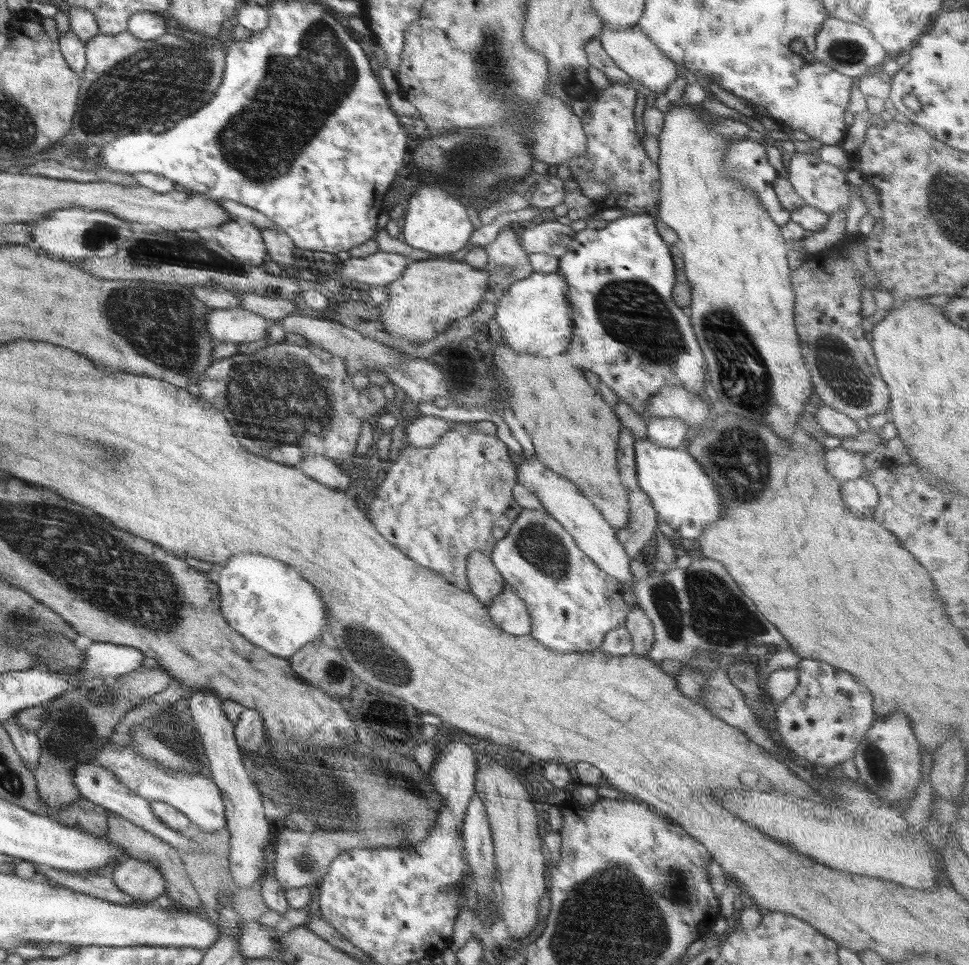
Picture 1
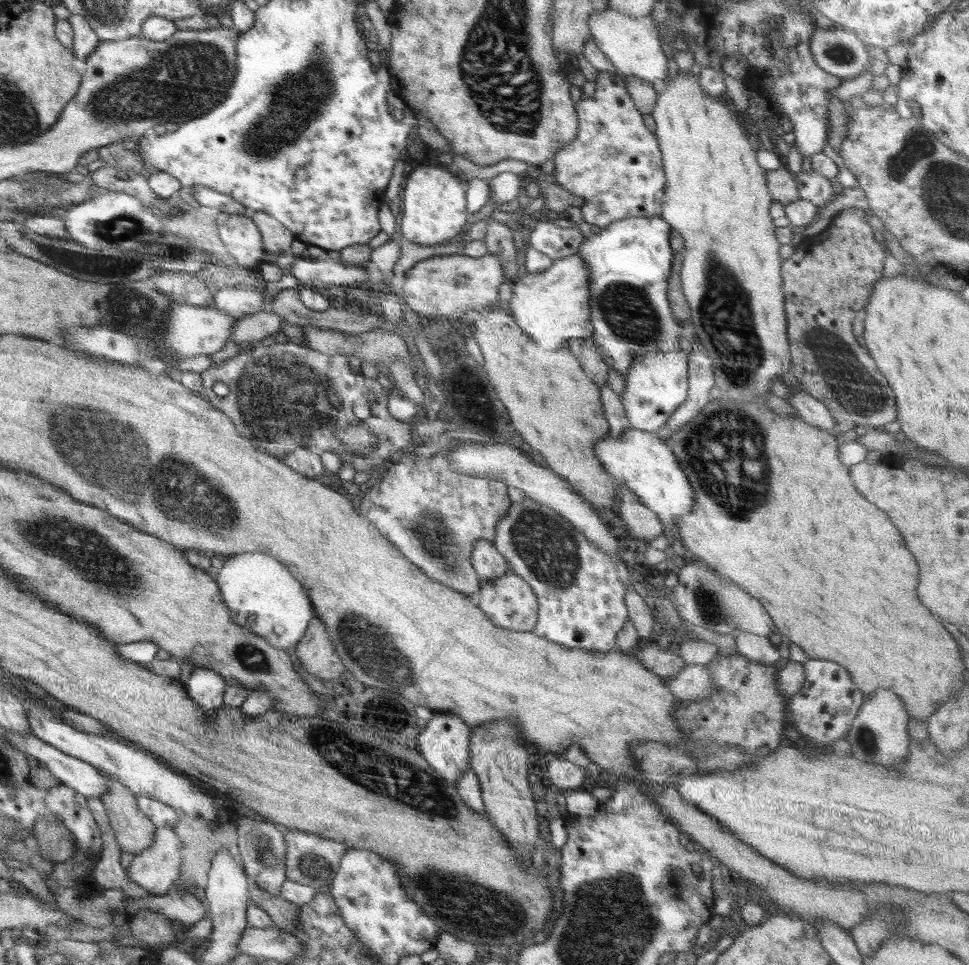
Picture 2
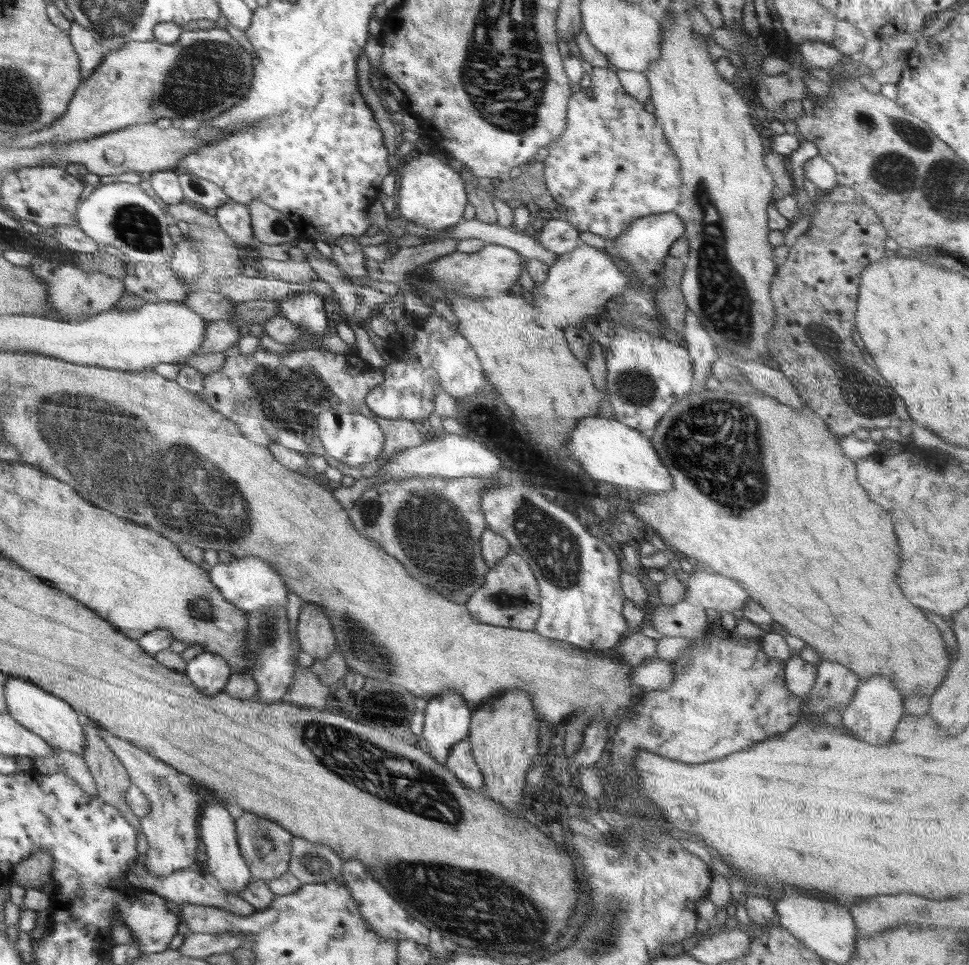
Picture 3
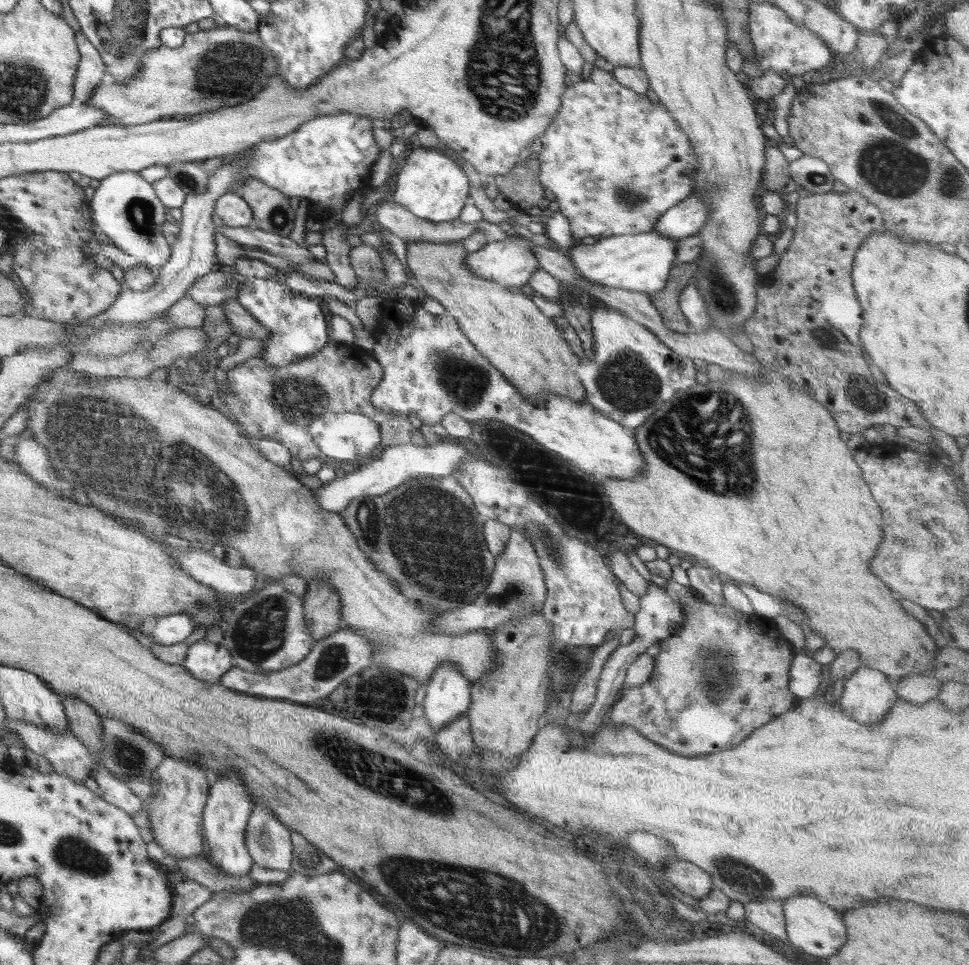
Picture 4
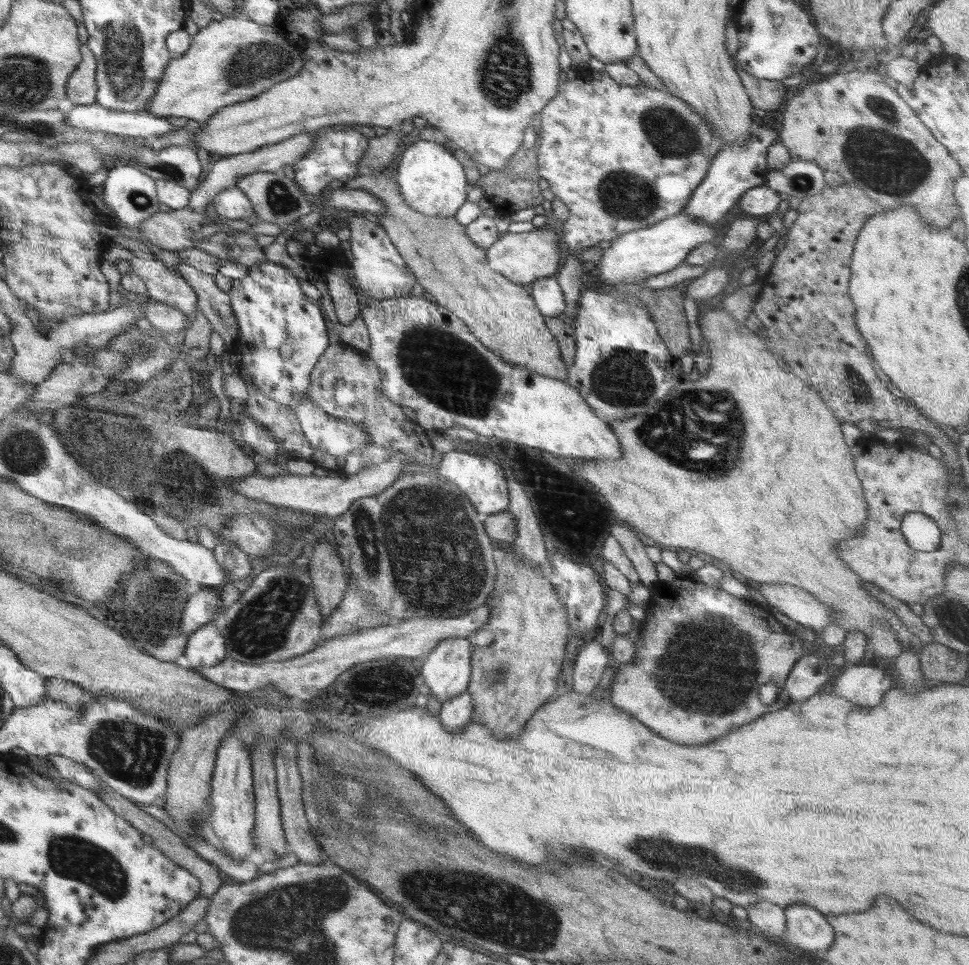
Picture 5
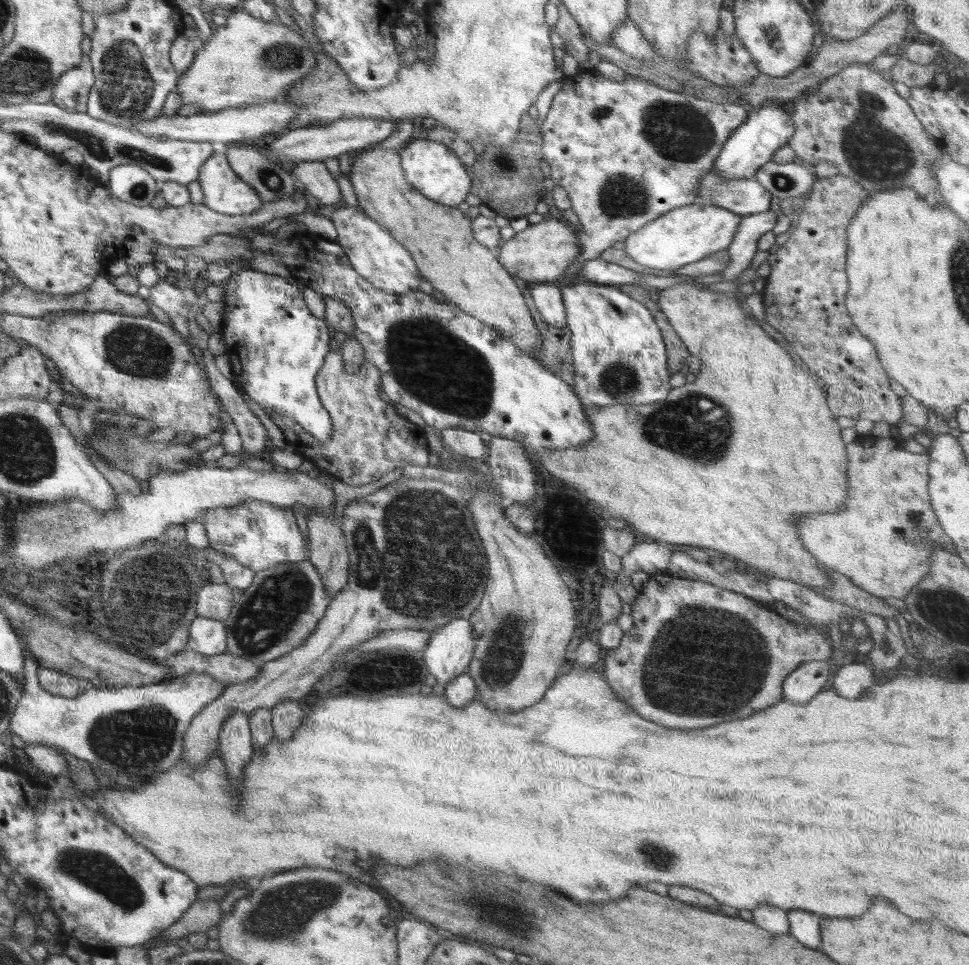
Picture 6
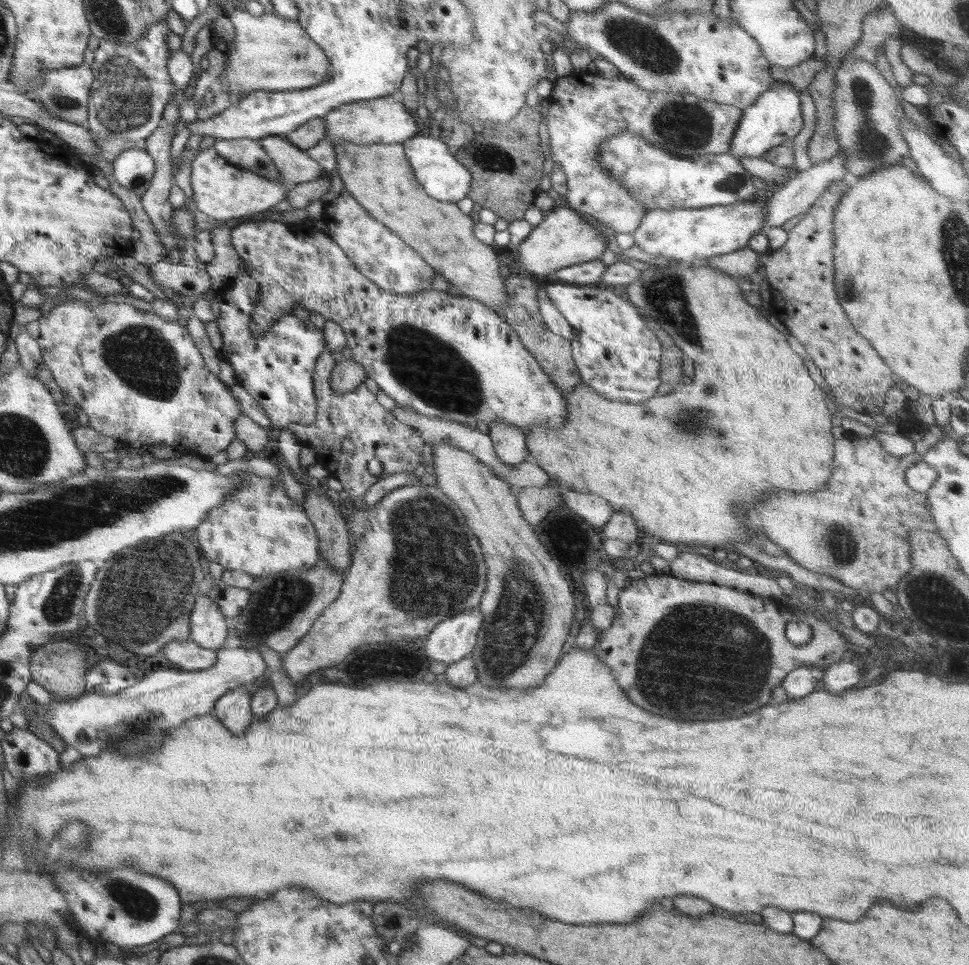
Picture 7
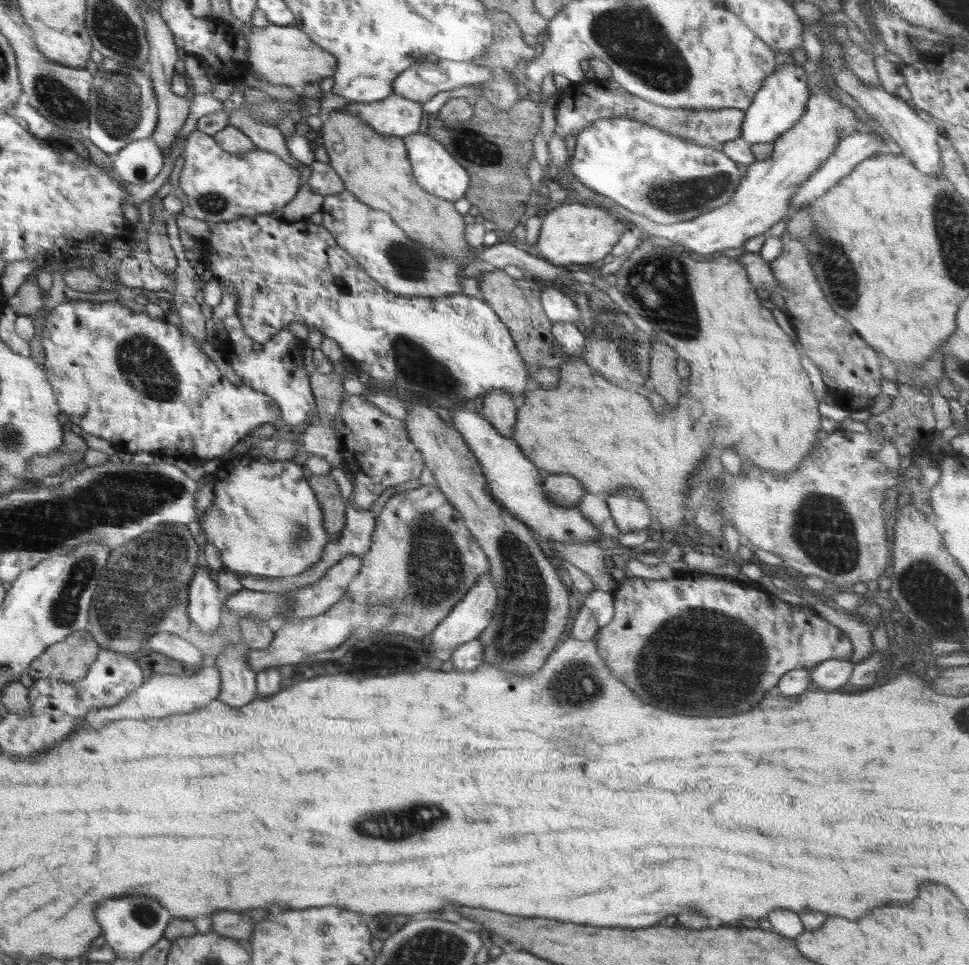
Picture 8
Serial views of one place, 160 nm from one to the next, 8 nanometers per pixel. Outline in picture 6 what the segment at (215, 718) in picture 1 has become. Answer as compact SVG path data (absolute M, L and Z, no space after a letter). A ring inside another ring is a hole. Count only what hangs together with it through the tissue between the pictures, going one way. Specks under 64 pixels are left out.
M196 617L190 626L190 650L206 656L227 652L227 630L223 621Z

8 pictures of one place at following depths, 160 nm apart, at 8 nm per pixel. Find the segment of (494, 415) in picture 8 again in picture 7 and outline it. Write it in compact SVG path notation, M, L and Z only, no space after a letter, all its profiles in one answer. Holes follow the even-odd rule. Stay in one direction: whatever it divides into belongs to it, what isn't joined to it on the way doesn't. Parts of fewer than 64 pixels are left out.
M490 422L488 435L496 456L507 465L516 466L530 458L525 434L517 426L504 422Z

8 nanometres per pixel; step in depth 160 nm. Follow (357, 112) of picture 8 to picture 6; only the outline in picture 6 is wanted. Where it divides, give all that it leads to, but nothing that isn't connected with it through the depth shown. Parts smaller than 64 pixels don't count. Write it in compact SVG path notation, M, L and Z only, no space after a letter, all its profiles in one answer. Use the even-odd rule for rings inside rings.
M341 118L334 122L317 126L306 126L288 130L268 141L268 148L273 156L269 159L280 163L282 166L291 167L299 162L324 161L330 157L338 157L350 150L359 150L365 146L373 146L392 136L396 121L367 118Z

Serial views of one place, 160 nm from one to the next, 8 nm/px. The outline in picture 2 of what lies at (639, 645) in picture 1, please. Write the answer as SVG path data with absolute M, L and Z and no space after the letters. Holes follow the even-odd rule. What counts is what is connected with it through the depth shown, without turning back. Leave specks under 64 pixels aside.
M630 586L624 595L625 605L629 614L629 619L636 627L639 638L655 638L658 633L658 626L652 616L652 610L642 599L635 589Z

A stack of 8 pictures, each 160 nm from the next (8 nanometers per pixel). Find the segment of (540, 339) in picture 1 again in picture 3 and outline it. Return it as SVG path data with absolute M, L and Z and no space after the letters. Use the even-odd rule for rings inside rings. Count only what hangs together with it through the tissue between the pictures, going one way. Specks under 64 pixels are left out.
M612 240L607 242L603 248L580 243L574 250L557 255L555 263L550 266L548 276L545 282L536 283L533 291L530 291L534 297L534 304L530 304L531 313L537 320L540 327L551 331L559 330L563 332L566 326L582 327L582 320L590 314L602 314L605 304L615 296L622 294L628 287L628 278L616 264L615 246Z

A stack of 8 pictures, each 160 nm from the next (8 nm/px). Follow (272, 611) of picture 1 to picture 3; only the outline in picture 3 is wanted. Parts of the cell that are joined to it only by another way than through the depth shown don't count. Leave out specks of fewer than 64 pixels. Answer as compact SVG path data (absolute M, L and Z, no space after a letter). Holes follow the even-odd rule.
M248 556L248 558L235 557L230 562L219 562L211 566L207 573L219 593L228 602L242 609L244 613L256 609L269 610L272 607L286 609L288 586L284 584L283 578L265 560L260 560L260 558L254 556Z

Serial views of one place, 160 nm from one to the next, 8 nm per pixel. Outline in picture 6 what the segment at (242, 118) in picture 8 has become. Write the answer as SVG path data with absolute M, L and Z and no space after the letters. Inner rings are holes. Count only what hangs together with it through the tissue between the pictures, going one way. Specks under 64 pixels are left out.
M323 161L299 162L288 169L300 189L318 198L322 206L338 204L342 200L337 182Z

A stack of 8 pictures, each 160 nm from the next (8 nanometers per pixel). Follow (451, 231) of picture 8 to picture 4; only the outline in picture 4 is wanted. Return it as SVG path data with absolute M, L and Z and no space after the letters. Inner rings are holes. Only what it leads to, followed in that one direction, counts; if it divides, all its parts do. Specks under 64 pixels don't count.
M416 241L405 245L406 264L422 286L423 292L429 298L440 302L446 312L457 320L460 330L470 339L476 350L486 357L494 368L500 370L506 380L510 380L510 384L516 386L521 398L532 403L546 400L548 396L556 394L572 402L586 403L586 391L577 375L582 358L571 351L563 334L553 323L553 319L539 311L532 299L524 295L521 290L477 277L477 274L474 274L465 263L469 252L464 248L463 241Z

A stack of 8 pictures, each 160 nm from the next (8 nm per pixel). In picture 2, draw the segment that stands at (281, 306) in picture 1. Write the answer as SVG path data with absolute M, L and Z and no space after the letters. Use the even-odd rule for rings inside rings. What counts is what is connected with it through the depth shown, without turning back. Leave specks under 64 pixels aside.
M248 286L216 291L216 294L212 295L211 306L236 319L271 310L271 303L266 303L264 295Z

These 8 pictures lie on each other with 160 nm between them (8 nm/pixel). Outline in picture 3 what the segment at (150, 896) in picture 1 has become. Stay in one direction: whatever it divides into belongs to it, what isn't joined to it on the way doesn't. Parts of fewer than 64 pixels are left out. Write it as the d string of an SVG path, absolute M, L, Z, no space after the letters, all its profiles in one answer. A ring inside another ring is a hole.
M99 725L97 727L101 737L125 765L131 782L150 803L151 811L141 818L142 834L146 836L149 846L143 860L148 874L168 876L177 873L178 870L190 868L197 860L200 839L196 830L196 810L201 799L193 787L195 782L158 757L118 738L110 731L101 729Z

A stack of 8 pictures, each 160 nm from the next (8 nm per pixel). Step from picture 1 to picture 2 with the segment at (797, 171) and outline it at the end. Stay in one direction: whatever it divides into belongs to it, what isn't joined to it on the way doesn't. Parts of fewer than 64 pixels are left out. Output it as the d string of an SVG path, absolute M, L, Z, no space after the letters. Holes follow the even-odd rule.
M802 169L800 173L794 173L794 178L799 198L807 200L816 206L821 207L829 203L836 195L830 179L815 170L807 172Z

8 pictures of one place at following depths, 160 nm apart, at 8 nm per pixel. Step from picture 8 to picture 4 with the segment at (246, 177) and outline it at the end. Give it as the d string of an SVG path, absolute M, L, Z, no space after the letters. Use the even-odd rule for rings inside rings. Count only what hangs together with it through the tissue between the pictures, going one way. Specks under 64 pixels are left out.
M232 192L218 198L214 212L228 227L251 226L253 222L253 212L248 203L241 195Z

